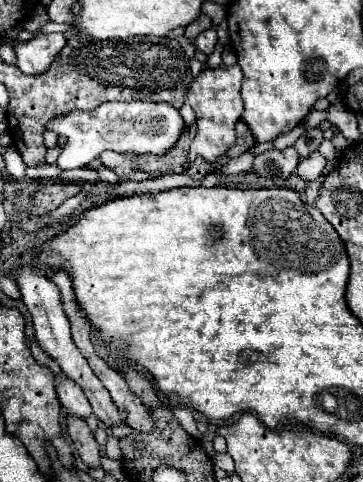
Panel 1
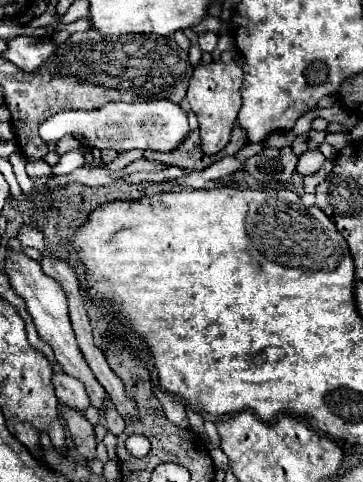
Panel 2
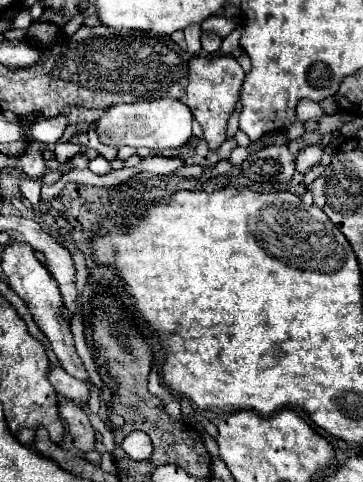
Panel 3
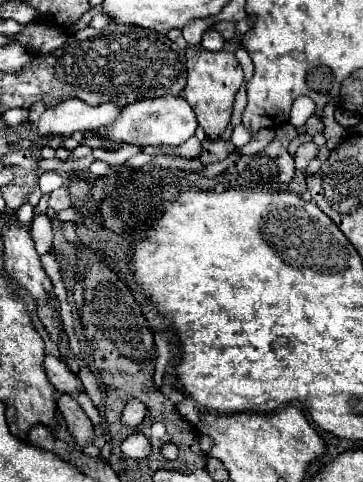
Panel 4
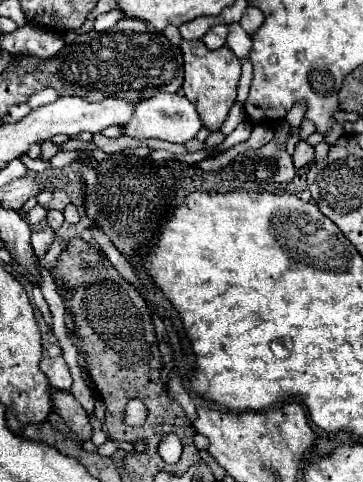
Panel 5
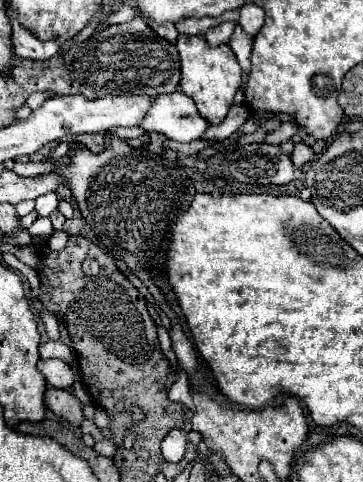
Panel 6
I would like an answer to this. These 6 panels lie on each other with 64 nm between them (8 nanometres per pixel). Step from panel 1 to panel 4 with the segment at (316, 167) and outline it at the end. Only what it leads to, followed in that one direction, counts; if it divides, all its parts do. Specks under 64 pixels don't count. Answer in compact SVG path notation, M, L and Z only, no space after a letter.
M314 142L300 144L300 148L298 148L296 156L294 156L294 160L296 160L296 170L306 170L308 162L310 162L312 158L316 158L316 154L318 154L318 146L316 146Z

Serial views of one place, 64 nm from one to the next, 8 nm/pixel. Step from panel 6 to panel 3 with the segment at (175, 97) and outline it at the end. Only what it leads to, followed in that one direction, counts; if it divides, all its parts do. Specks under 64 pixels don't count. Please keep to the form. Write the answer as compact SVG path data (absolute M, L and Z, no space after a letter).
M160 98L150 102L134 102L134 104L116 104L106 108L100 122L90 124L100 142L106 146L122 148L180 148L192 138L192 112L186 104L174 98Z

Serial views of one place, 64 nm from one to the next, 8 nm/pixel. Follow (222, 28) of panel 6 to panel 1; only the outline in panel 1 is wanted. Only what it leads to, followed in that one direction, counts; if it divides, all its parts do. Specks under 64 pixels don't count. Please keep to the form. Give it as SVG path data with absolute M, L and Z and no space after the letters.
M210 28L210 30L202 32L202 34L196 38L194 44L196 44L196 48L198 48L202 54L210 56L210 54L214 52L214 46L216 46L216 28Z

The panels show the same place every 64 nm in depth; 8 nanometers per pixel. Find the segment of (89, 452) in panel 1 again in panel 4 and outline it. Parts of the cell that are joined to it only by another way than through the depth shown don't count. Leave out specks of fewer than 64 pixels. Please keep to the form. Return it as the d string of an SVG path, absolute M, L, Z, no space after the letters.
M60 394L58 398L58 412L64 416L70 434L74 436L78 446L88 446L94 440L94 426L90 422L90 418L84 414L84 410L78 406L78 402L68 396L68 394Z

